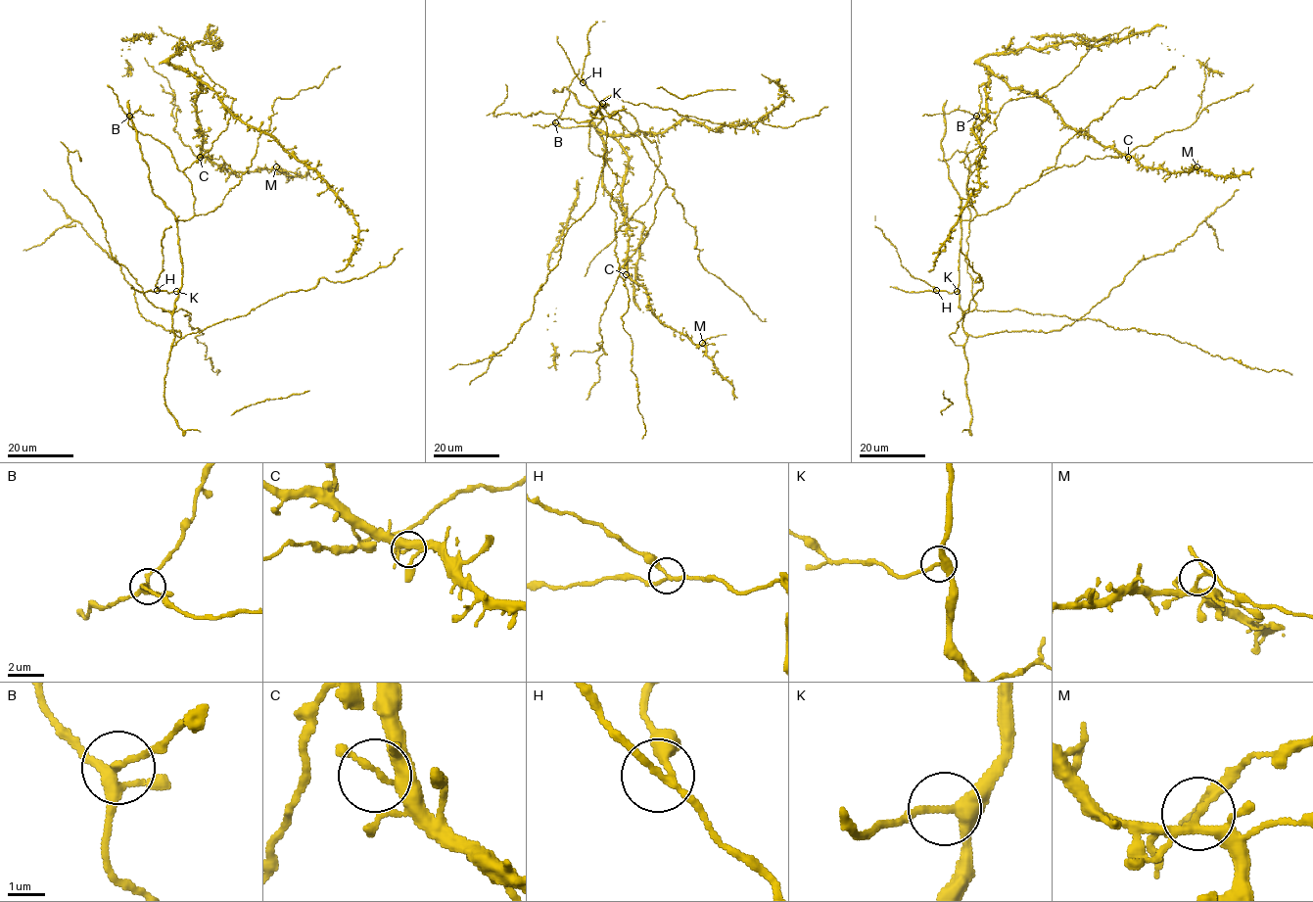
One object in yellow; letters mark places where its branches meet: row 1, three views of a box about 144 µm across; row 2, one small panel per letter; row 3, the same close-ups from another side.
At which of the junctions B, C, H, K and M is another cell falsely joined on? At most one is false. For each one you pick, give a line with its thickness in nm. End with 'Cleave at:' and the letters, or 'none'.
M: Thickness 150 nm
Cleave at: M

